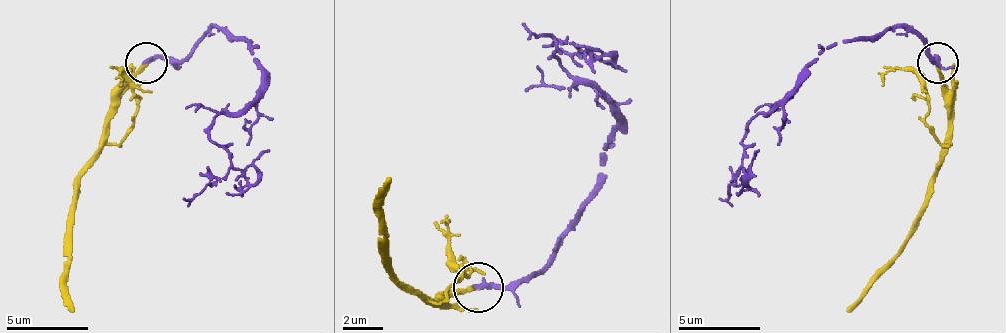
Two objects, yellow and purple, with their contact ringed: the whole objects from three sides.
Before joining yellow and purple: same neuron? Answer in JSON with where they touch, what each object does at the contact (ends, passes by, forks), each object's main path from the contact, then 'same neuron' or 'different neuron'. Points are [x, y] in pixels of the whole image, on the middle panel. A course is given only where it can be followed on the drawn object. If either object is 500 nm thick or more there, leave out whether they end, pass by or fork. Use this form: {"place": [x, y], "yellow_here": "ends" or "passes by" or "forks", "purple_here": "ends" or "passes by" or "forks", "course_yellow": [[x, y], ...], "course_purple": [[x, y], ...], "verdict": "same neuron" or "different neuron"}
{"place": [478, 287], "yellow_here": "ends", "purple_here": "ends", "course_yellow": [[479, 288], [424, 298], [390, 268], [390, 179]], "course_purple": [[479, 288], [519, 283], [558, 243], [618, 129], [618, 114], [553, 55], [578, 50], [524, 25]], "verdict": "same neuron"}

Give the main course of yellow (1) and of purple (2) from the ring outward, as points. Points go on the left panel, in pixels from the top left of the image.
1: (147, 64), (122, 88), (106, 125), (102, 154), (77, 187), (73, 216), (73, 310)
2: (147, 64), (180, 60), (213, 27), (246, 43), (262, 72), (262, 88), (213, 121), (229, 171), (184, 199)

